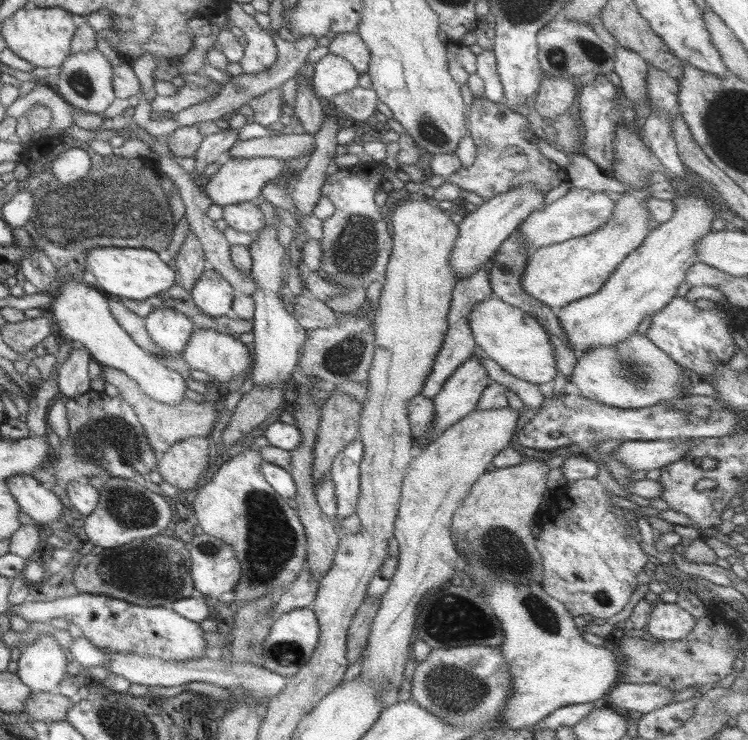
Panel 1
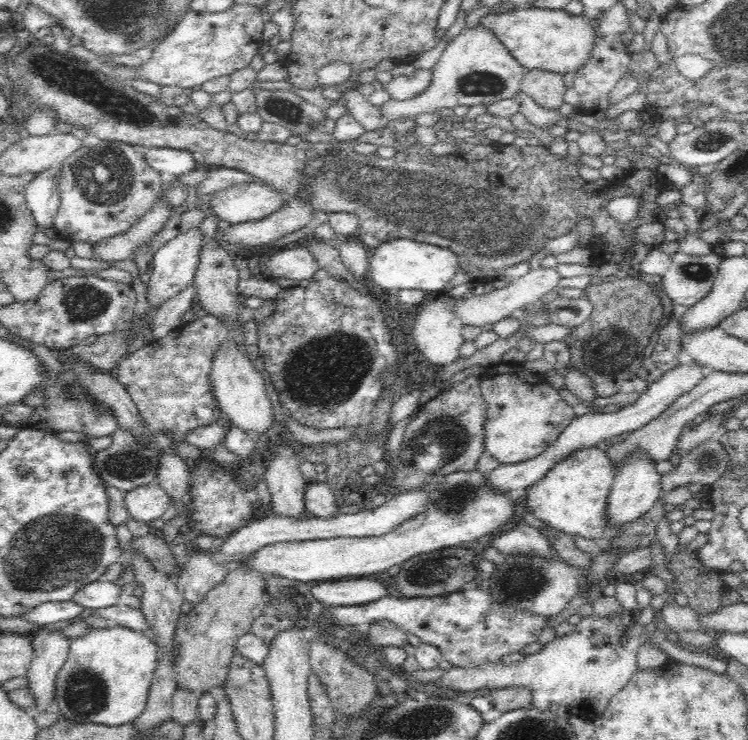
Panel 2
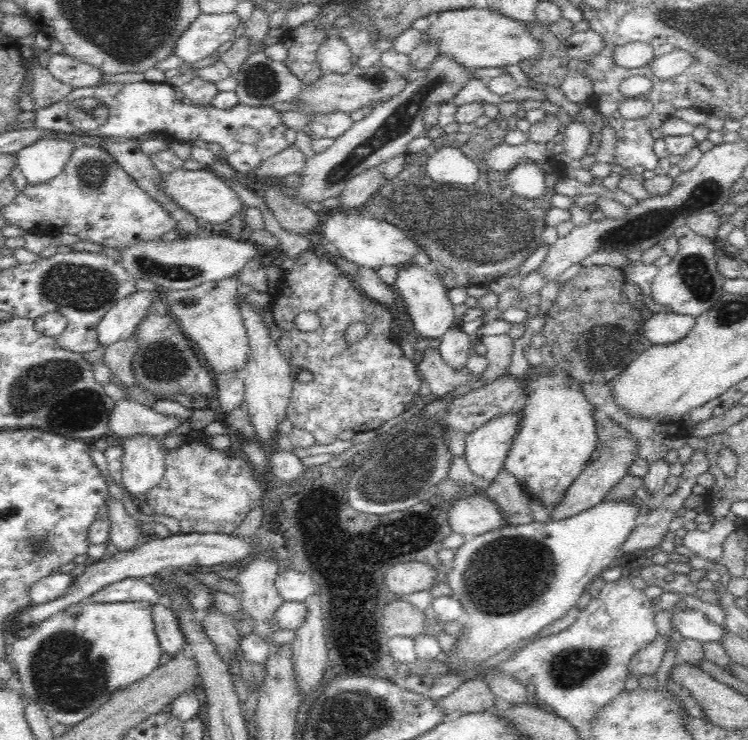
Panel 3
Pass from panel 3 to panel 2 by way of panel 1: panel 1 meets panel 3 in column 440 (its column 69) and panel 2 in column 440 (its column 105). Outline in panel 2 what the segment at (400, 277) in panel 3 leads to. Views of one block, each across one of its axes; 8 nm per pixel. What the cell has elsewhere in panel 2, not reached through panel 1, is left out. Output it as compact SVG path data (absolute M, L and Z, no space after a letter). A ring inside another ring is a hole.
M447 292L434 295L417 308L414 326L409 336L413 350L424 354L424 358L428 360L430 366L436 368L450 364L460 357L458 350L464 342L462 334L464 323L460 321L458 315L454 314L452 307L446 303L447 297L450 297Z

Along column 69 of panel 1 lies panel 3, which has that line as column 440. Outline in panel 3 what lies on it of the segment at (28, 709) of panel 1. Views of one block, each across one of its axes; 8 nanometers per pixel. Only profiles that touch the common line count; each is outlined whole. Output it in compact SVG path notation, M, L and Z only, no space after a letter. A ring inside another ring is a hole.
M482 678L464 681L452 693L440 697L437 707L443 710L444 720L449 721L456 716L482 711L491 711L496 706L496 698Z

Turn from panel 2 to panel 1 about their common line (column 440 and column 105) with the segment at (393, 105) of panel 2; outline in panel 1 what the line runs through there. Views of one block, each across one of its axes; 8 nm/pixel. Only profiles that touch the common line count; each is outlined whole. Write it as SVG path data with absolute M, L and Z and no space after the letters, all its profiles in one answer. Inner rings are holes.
M97 49L71 54L58 69L58 79L52 87L76 110L94 115L102 114L104 109L108 108L113 100L116 100L112 79L114 68L106 60L106 56Z

